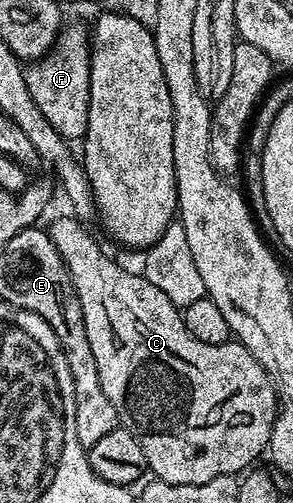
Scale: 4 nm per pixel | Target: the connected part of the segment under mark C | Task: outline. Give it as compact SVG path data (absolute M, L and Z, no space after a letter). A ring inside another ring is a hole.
M70 214L55 219L49 226L49 234L53 245L57 245L57 251L61 253L61 259L65 261L69 277L73 281L73 289L77 289L77 297L81 301L81 313L85 317L85 333L89 333L89 346L93 349L93 361L97 361L97 373L101 376L101 389L105 389L105 397L113 401L113 409L117 409L117 417L120 424L141 445L141 453L145 453L150 474L157 479L164 479L173 485L201 485L205 481L213 481L213 477L222 475L238 476L246 472L252 466L251 463L259 454L268 450L275 416L277 414L277 396L275 386L271 379L261 369L261 365L249 352L242 347L238 341L228 341L221 345L209 345L205 341L197 341L193 333L183 324L183 313L176 307L160 289L151 284L142 273L134 275L126 271L119 263L114 263L105 252L99 248L99 243L86 231L84 224Z

